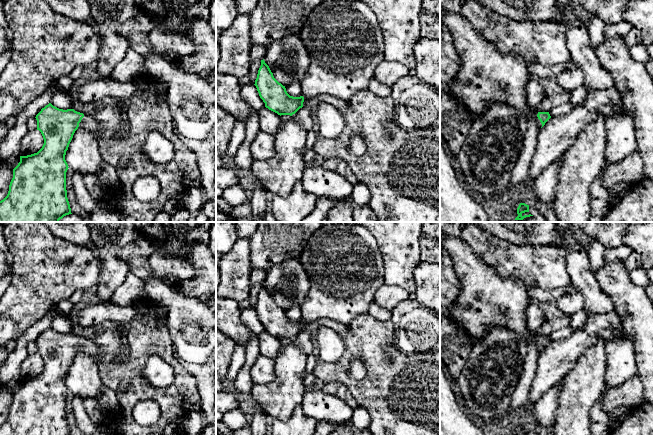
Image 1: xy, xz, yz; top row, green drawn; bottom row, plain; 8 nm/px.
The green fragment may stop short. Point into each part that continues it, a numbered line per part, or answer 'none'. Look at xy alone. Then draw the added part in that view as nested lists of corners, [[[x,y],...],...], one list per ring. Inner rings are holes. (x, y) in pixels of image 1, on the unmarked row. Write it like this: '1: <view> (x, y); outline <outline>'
1: xy (90, 347); outline [[[84,338],[79,350],[84,351],[88,354],[97,364],[100,363],[102,353],[96,342],[89,338]]]

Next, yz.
1: yz (486, 300); outline [[[445,234],[444,238],[440,238],[440,244],[451,256],[461,282],[459,296],[447,317],[464,327],[473,344],[490,328],[503,327],[514,331],[525,341],[533,340],[538,352],[541,352],[538,335],[527,327],[525,311],[532,302],[524,282],[518,278],[501,277],[493,267],[472,251],[467,242],[459,238]]]

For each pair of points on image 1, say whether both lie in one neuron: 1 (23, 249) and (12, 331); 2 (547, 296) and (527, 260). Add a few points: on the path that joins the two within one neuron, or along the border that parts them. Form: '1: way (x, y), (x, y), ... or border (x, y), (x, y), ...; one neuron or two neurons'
1: way (23, 269), (23, 304), (17, 311); one neuron
2: border (528, 288), (541, 288), (550, 291); two neurons

